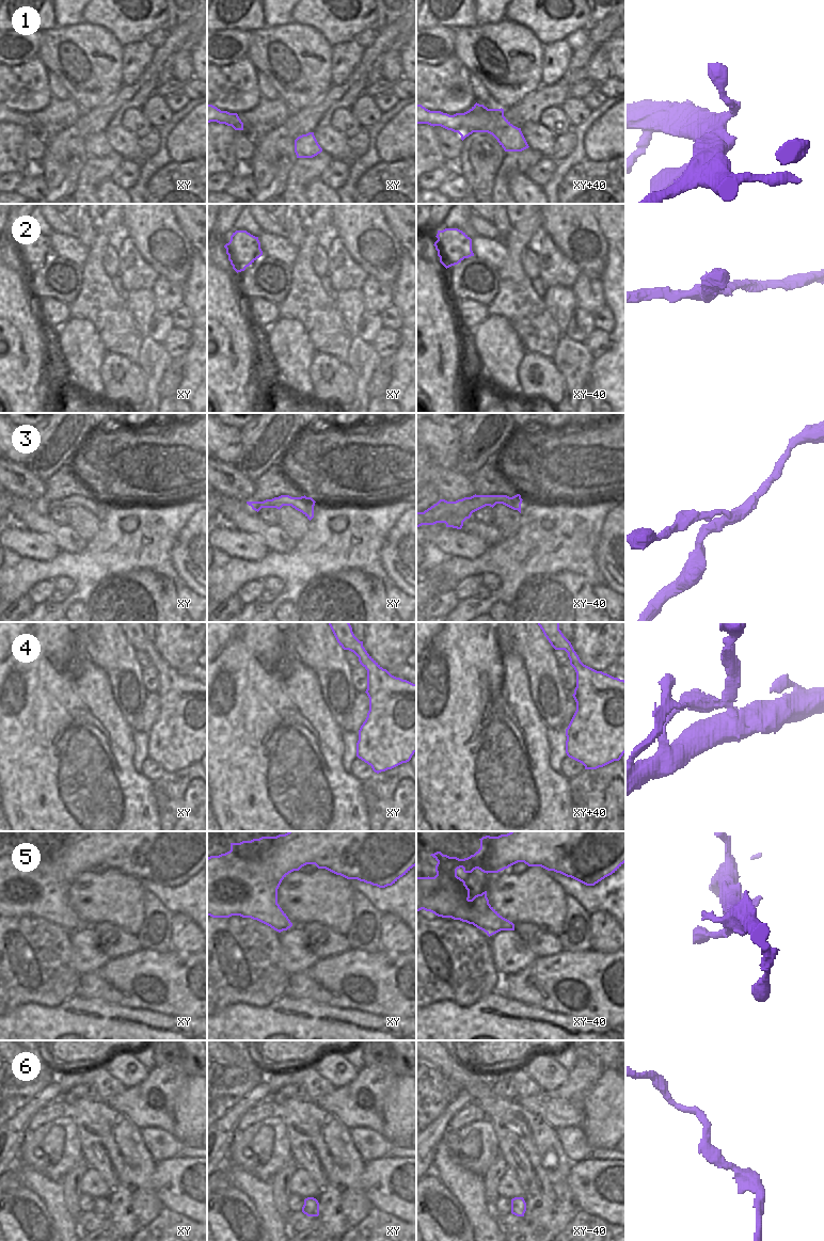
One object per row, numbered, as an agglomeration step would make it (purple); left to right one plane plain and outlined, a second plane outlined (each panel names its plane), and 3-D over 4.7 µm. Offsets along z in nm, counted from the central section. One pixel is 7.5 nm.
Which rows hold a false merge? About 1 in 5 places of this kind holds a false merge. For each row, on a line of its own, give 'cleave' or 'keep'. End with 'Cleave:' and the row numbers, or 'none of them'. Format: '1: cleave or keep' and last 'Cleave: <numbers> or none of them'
1: keep
2: keep
3: keep
4: keep
5: keep
6: keep
Cleave: none of them

